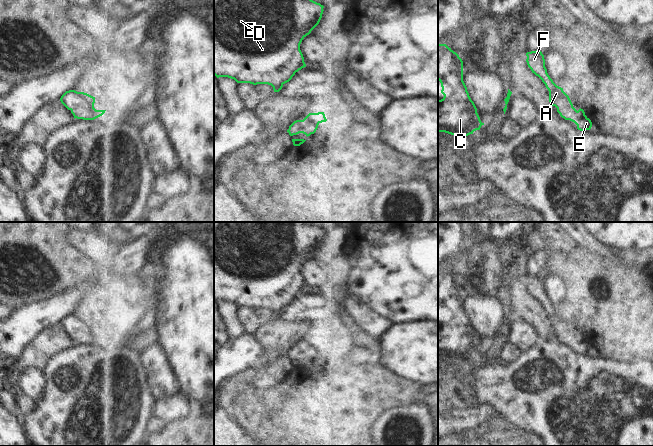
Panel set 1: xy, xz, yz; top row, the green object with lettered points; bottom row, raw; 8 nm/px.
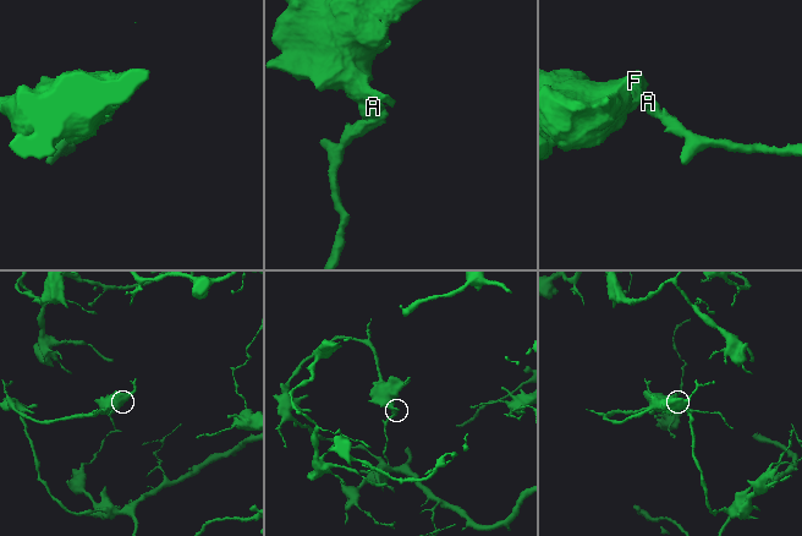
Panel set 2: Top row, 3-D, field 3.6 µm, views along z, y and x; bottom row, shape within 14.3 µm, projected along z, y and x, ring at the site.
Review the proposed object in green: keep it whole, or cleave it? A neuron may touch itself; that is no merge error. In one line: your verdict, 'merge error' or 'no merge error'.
no merge error

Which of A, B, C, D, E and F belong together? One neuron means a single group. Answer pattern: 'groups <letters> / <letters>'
groups A B C D E F

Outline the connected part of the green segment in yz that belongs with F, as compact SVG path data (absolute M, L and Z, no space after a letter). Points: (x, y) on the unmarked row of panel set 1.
M540 273L526 277L527 289L532 297L538 300L549 315L550 329L557 332L557 336L565 344L570 344L577 349L577 353L584 356L592 351L591 344L585 339L583 333L578 335L573 331L569 320L563 315L563 312L557 310L547 297L545 291L544 279Z

